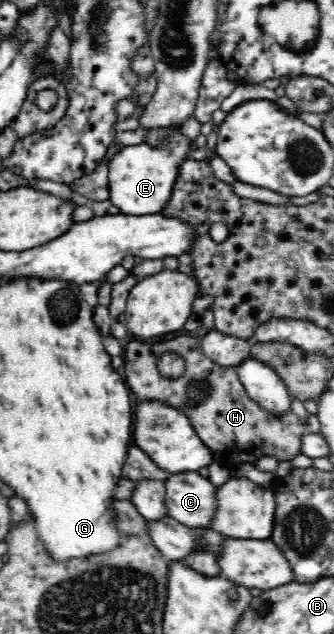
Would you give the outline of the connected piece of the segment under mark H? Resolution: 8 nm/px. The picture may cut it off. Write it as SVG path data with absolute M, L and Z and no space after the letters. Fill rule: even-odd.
M179 333L166 337L164 342L148 342L146 340L132 339L122 346L124 357L124 378L126 386L137 400L160 400L166 404L180 409L189 418L190 425L202 442L214 453L215 459L222 461L224 465L235 466L236 464L248 463L254 465L259 458L274 456L278 462L291 461L302 452L302 437L306 433L306 426L300 417L293 411L288 410L284 414L272 414L255 400L252 400L244 390L235 366L222 366L208 358L201 347L201 342L195 334ZM162 352L177 352L184 358L186 363L185 373L176 380L162 377L156 369L156 358Z

